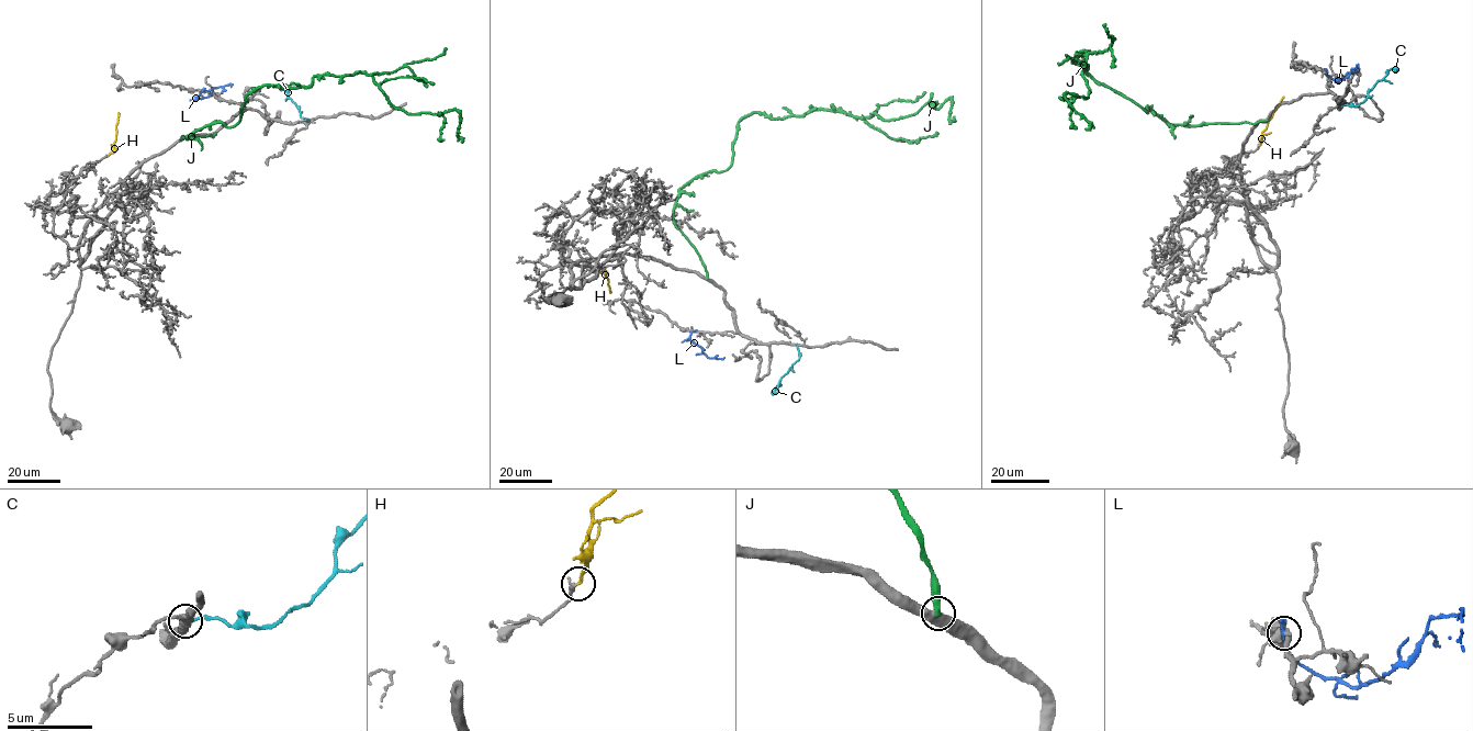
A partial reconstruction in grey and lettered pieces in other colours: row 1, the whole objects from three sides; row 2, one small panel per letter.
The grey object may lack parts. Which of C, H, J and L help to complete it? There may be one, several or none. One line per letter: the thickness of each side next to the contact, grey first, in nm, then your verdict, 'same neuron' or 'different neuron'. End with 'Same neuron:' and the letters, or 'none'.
C: 420 nm thick on the grey side, 180 nm on the other; different neuron
H: 200 nm thick on the grey side, 160 nm on the other; same neuron
J: 480 nm thick on the grey side, 380 nm on the other; different neuron
L: 300 nm thick on the grey side, 300 nm on the other; different neuron
Same neuron: H

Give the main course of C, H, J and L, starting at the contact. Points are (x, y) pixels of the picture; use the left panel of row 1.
C: (305, 120), (308, 121), (301, 116), (299, 109), (282, 87), (287, 90)
H: (108, 156), (113, 148), (119, 113)
J: (215, 133), (181, 138), (216, 122), (234, 126), (261, 87), (366, 72), (408, 113), (456, 110), (462, 142)
L: (202, 90), (198, 97), (201, 99), (209, 97), (212, 88), (233, 85)

